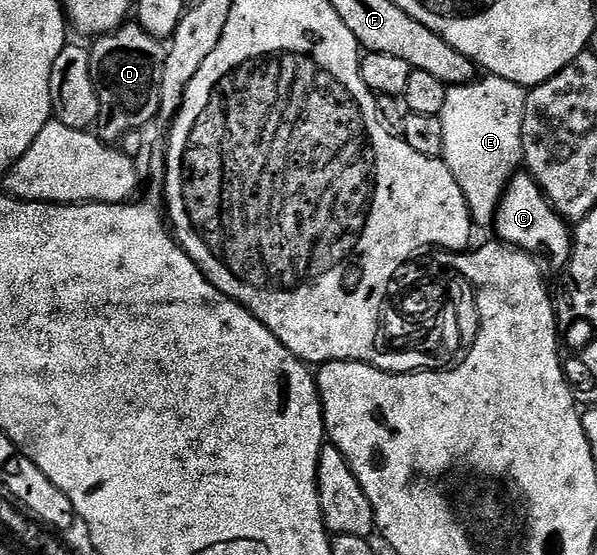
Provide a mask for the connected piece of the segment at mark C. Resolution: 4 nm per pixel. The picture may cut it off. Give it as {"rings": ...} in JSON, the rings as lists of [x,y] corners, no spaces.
{"rings":[[[518,172],[511,178],[502,199],[498,201],[498,208],[494,212],[493,233],[505,242],[507,246],[515,247],[527,252],[546,250],[546,254],[559,268],[565,267],[570,261],[570,247],[572,245],[572,230],[566,219],[561,218],[554,210],[552,203],[546,198],[538,186],[538,181],[530,177],[529,173]]]}

